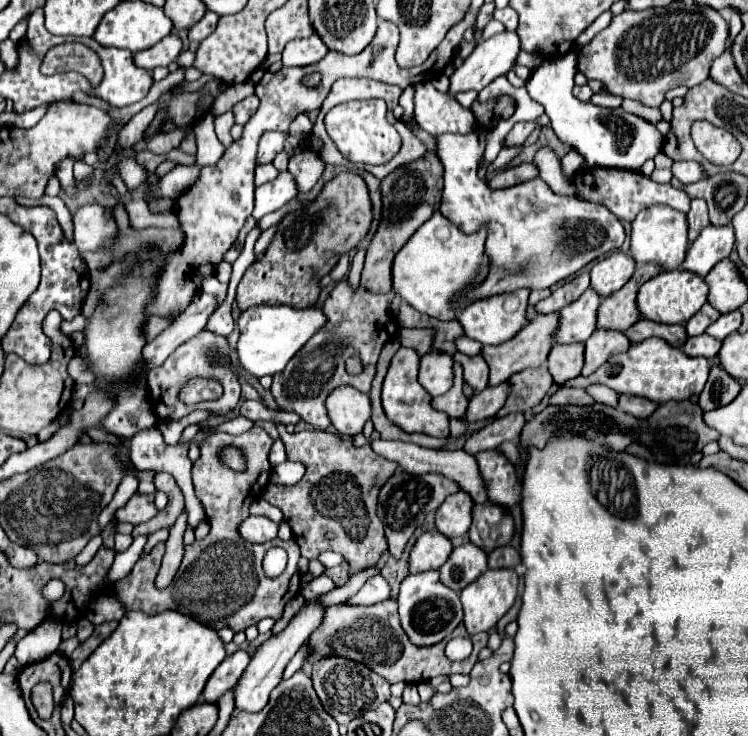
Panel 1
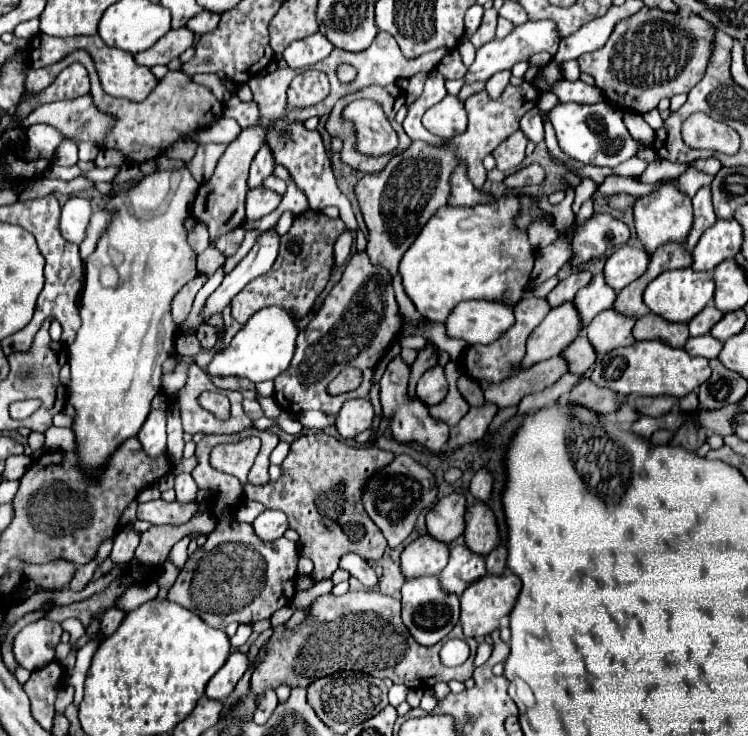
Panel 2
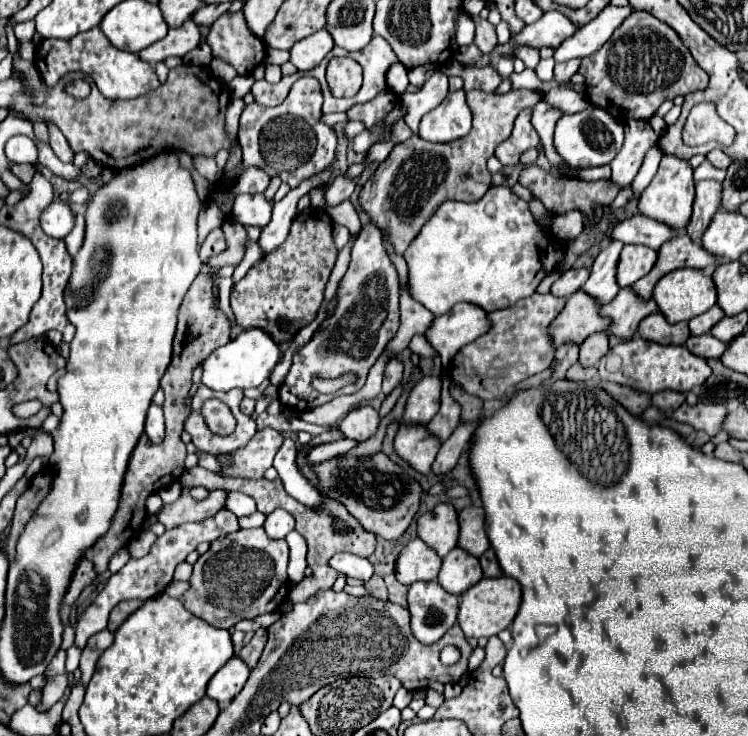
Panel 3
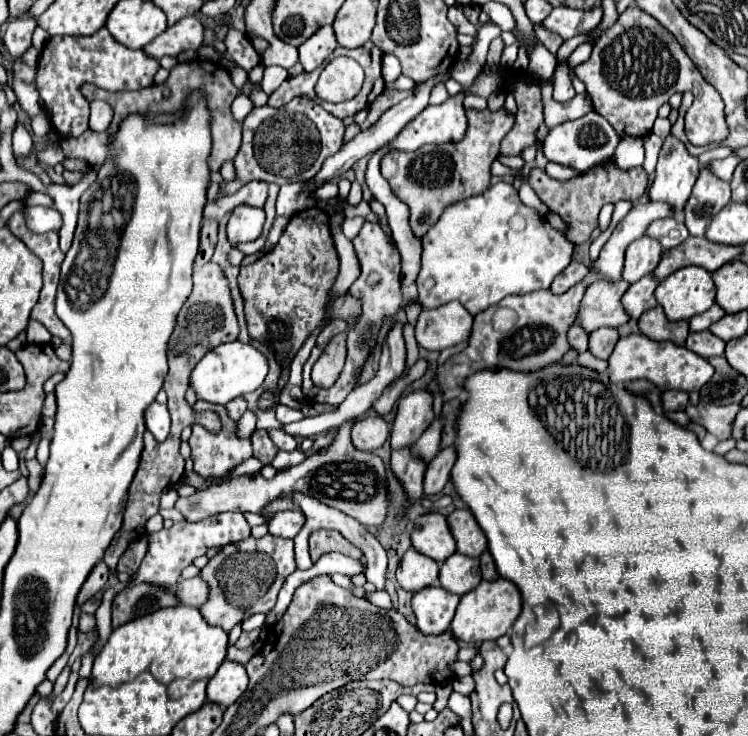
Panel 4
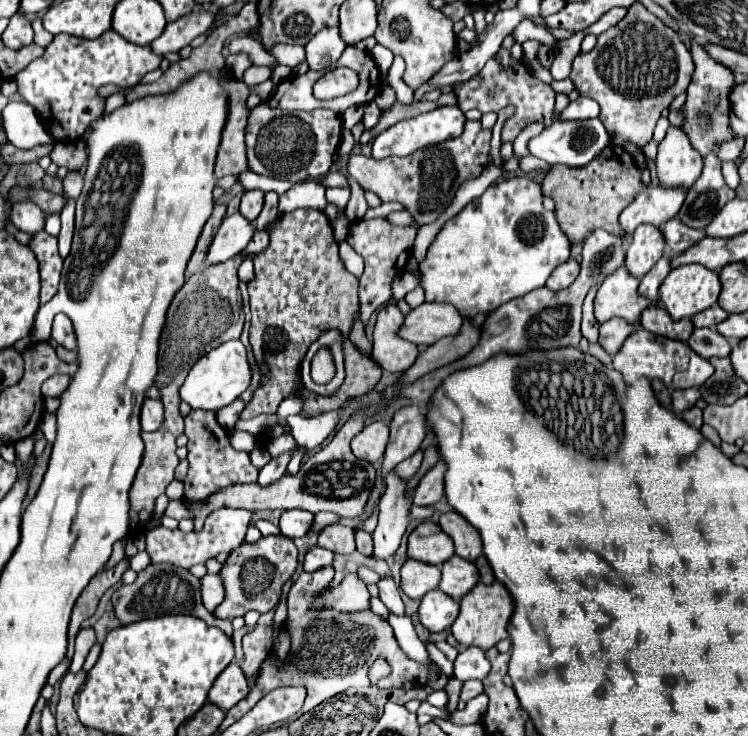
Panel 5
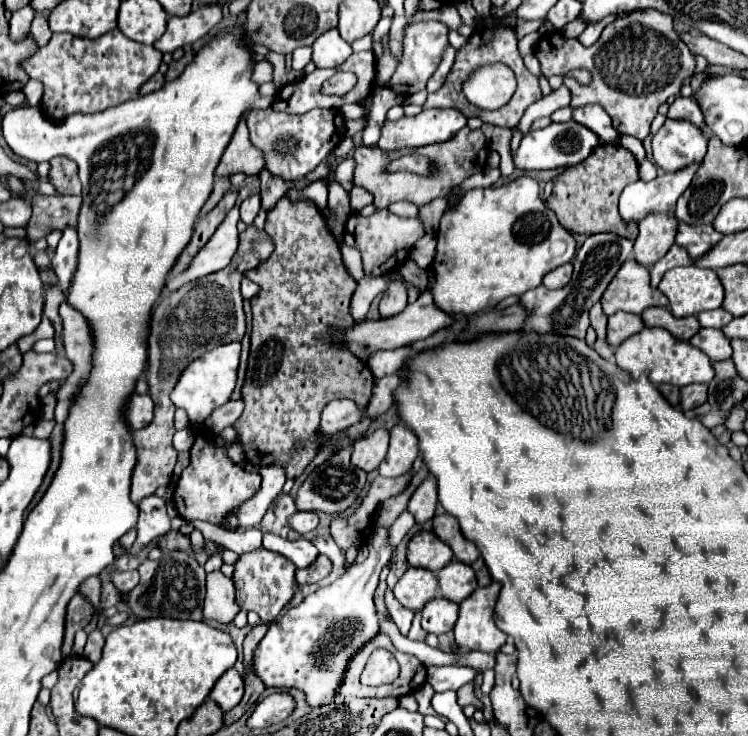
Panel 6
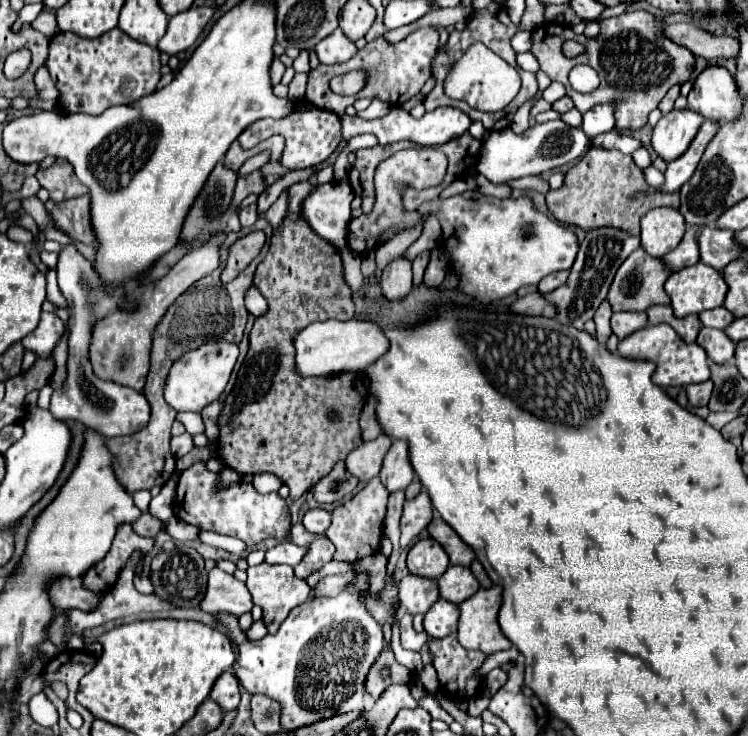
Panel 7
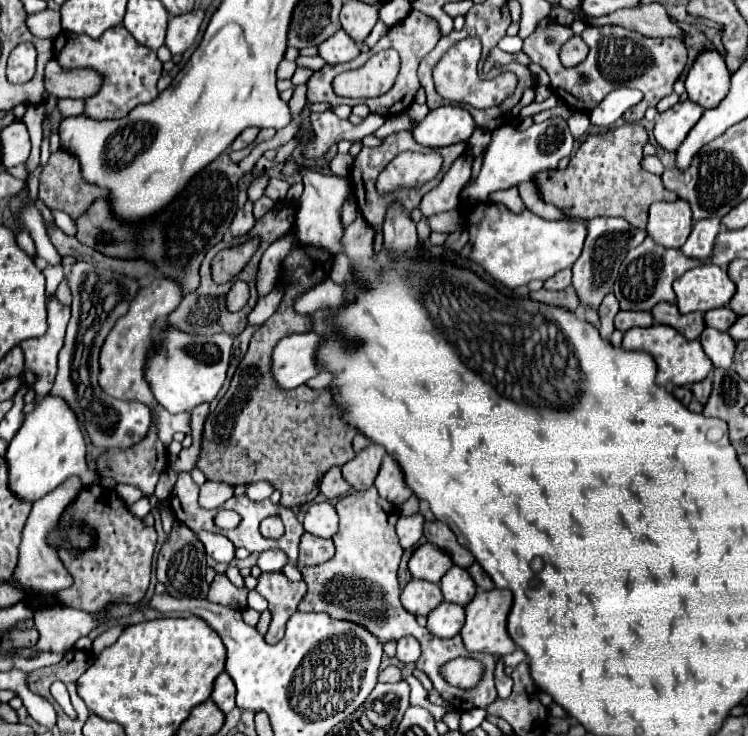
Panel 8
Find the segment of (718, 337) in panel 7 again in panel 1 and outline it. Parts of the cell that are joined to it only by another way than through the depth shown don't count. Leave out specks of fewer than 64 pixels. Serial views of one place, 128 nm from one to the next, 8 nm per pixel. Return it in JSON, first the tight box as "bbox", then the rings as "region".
{"bbox":[684,334,722,358],"region":[[[700,334],[696,338],[688,338],[686,344],[684,344],[684,354],[688,356],[704,356],[704,358],[712,358],[718,354],[722,342],[708,336],[708,334]]]}

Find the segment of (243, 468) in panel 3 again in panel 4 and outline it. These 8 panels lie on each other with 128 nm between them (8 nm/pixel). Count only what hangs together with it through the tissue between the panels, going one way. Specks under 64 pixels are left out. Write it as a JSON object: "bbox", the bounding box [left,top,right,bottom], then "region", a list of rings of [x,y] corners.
{"bbox":[252,430,278,466],"region":[[[256,430],[252,434],[252,446],[254,446],[254,458],[260,460],[264,466],[268,466],[278,454],[278,446],[272,442],[268,430]]]}

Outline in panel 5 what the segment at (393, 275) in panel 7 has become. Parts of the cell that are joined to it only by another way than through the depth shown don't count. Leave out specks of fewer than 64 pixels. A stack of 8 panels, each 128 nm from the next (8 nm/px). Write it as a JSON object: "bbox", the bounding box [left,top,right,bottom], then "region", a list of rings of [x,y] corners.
{"bbox":[372,304,418,372],"region":[[[388,304],[386,308],[382,308],[376,320],[372,356],[388,372],[408,370],[418,356],[416,344],[404,340],[398,334],[402,322],[404,322],[404,316],[396,304]]]}

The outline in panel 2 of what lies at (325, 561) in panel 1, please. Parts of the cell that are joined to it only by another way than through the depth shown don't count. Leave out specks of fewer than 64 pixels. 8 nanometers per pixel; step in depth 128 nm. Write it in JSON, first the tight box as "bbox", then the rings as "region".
{"bbox":[339,554,378,588],"region":[[[344,554],[339,561],[339,568],[346,570],[356,576],[362,584],[366,584],[368,588],[374,588],[378,586],[378,576],[376,572],[368,566],[368,562],[364,562],[360,556],[356,554]]]}

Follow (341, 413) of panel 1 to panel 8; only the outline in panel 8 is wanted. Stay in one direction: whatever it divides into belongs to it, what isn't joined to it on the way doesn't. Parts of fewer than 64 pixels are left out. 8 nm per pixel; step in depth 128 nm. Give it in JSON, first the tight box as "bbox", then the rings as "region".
{"bbox":[342,444,386,490],"region":[[[370,444],[364,450],[360,450],[354,456],[354,460],[342,466],[342,474],[354,490],[368,490],[374,484],[384,454],[386,450],[380,444]]]}

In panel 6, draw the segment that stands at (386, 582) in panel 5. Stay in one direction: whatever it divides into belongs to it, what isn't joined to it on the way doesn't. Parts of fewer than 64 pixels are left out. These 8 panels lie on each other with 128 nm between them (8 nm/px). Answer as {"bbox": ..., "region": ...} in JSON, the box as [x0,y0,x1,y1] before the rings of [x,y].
{"bbox":[384,590,414,636],"region":[[[386,590],[384,602],[386,602],[388,614],[390,614],[390,616],[392,616],[392,620],[396,622],[398,630],[406,636],[406,634],[408,634],[408,630],[410,630],[410,624],[412,624],[412,618],[414,618],[414,612],[412,612],[412,610],[408,610],[408,608],[404,608],[404,606],[396,600],[396,596],[394,596],[390,590]]]}

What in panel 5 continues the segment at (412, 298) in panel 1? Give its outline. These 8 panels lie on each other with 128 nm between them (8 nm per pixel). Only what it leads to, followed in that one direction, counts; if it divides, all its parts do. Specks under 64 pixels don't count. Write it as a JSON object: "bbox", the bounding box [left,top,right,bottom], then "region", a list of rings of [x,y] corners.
{"bbox":[394,176,570,318],"region":[[[516,176],[492,184],[478,200],[466,204],[454,218],[446,220],[420,264],[420,276],[400,274],[394,280],[394,300],[402,300],[404,294],[416,286],[422,286],[426,292],[426,302],[448,302],[456,306],[464,318],[474,318],[480,312],[498,308],[506,300],[542,288],[552,270],[564,264],[568,258],[570,242],[560,230],[554,212],[544,210],[540,184],[528,176]]]}

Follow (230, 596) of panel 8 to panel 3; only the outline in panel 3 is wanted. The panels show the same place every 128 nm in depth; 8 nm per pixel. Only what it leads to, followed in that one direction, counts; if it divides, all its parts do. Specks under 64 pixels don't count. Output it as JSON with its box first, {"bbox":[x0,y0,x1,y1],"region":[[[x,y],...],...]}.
{"bbox":[164,580,188,598],"region":[[[172,580],[168,584],[168,588],[164,590],[164,594],[172,596],[172,598],[182,598],[182,594],[188,590],[188,582],[178,582],[178,580]]]}

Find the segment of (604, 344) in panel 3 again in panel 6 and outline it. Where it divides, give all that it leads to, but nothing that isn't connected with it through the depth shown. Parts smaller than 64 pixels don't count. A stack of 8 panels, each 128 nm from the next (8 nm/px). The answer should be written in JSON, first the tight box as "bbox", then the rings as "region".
{"bbox":[606,312,644,350],"region":[[[616,312],[608,318],[608,326],[606,326],[606,340],[610,344],[612,350],[618,348],[620,342],[624,342],[626,338],[630,338],[632,334],[640,332],[644,328],[640,316],[636,314],[628,314],[628,312]]]}

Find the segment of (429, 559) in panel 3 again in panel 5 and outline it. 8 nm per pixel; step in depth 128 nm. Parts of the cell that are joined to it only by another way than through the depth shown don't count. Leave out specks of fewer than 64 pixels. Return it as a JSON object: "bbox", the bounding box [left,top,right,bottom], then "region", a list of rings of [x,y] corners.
{"bbox":[400,558,440,598],"region":[[[408,558],[400,570],[402,576],[402,590],[410,598],[422,598],[426,592],[438,588],[440,582],[440,568]]]}

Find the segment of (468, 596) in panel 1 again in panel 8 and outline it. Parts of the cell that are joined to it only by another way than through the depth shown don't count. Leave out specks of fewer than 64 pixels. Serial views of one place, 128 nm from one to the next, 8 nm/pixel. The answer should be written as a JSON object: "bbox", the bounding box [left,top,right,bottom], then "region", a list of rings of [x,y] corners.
{"bbox":[460,590,516,654],"region":[[[478,590],[472,602],[466,606],[466,622],[460,632],[464,646],[468,652],[488,652],[488,654],[510,654],[516,650],[516,644],[506,632],[506,616],[512,606],[512,592],[510,590]]]}

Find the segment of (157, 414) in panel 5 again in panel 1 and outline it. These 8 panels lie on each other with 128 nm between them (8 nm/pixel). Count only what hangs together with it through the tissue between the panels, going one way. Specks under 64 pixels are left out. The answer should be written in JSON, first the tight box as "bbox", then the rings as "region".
{"bbox":[130,426,204,528],"region":[[[154,426],[150,430],[142,430],[138,432],[132,440],[130,440],[130,462],[134,468],[170,468],[170,474],[180,482],[180,490],[186,496],[186,510],[188,510],[188,522],[196,528],[196,524],[200,520],[204,520],[204,508],[200,504],[200,500],[194,494],[194,486],[192,486],[192,460],[188,458],[188,448],[192,442],[178,442],[176,446],[166,446],[162,440],[160,430]]]}

